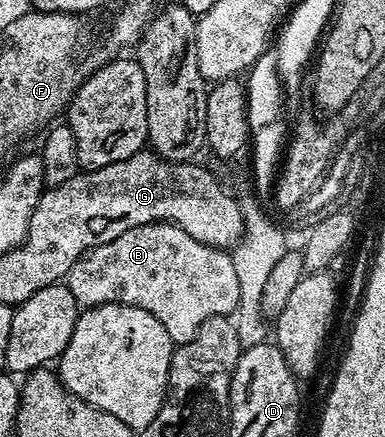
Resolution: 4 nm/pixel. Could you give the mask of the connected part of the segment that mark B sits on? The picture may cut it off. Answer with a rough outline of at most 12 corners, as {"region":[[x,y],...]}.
{"region":[[146,224],[86,253],[83,308],[149,310],[175,346],[239,304],[231,252]]}

